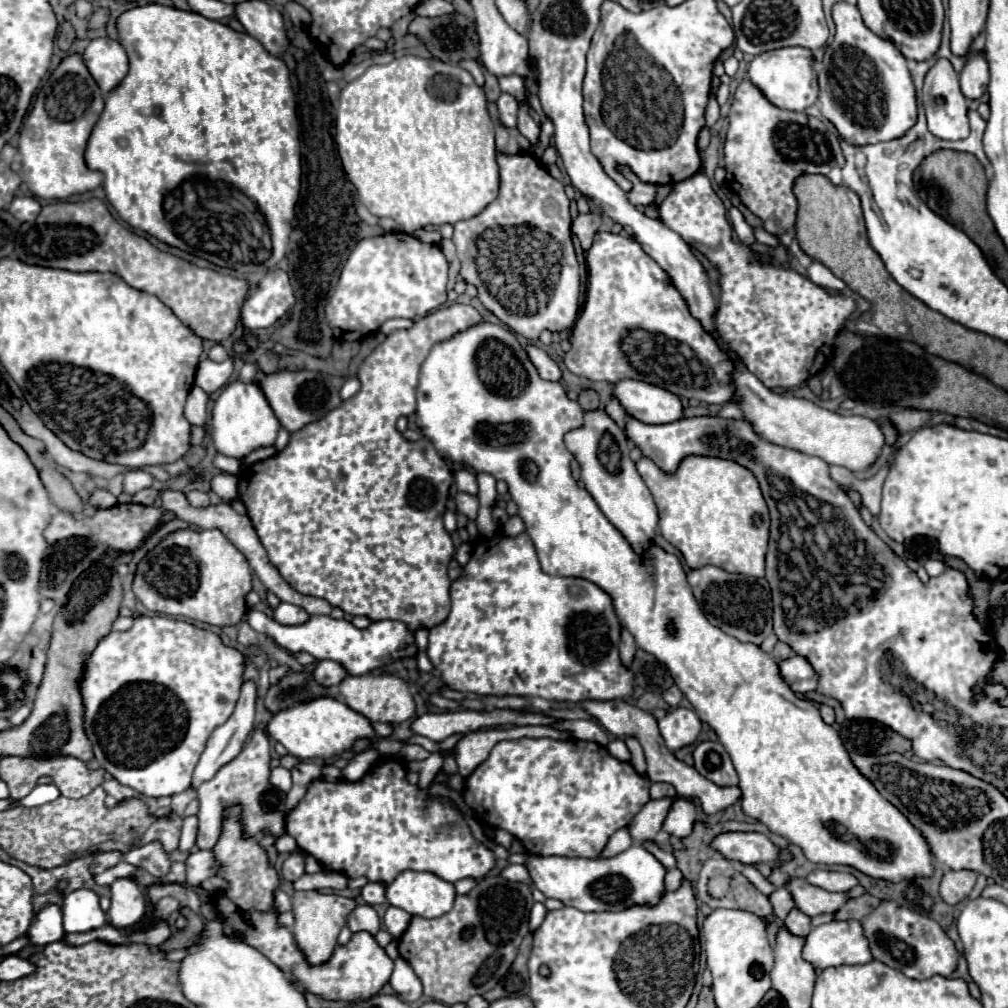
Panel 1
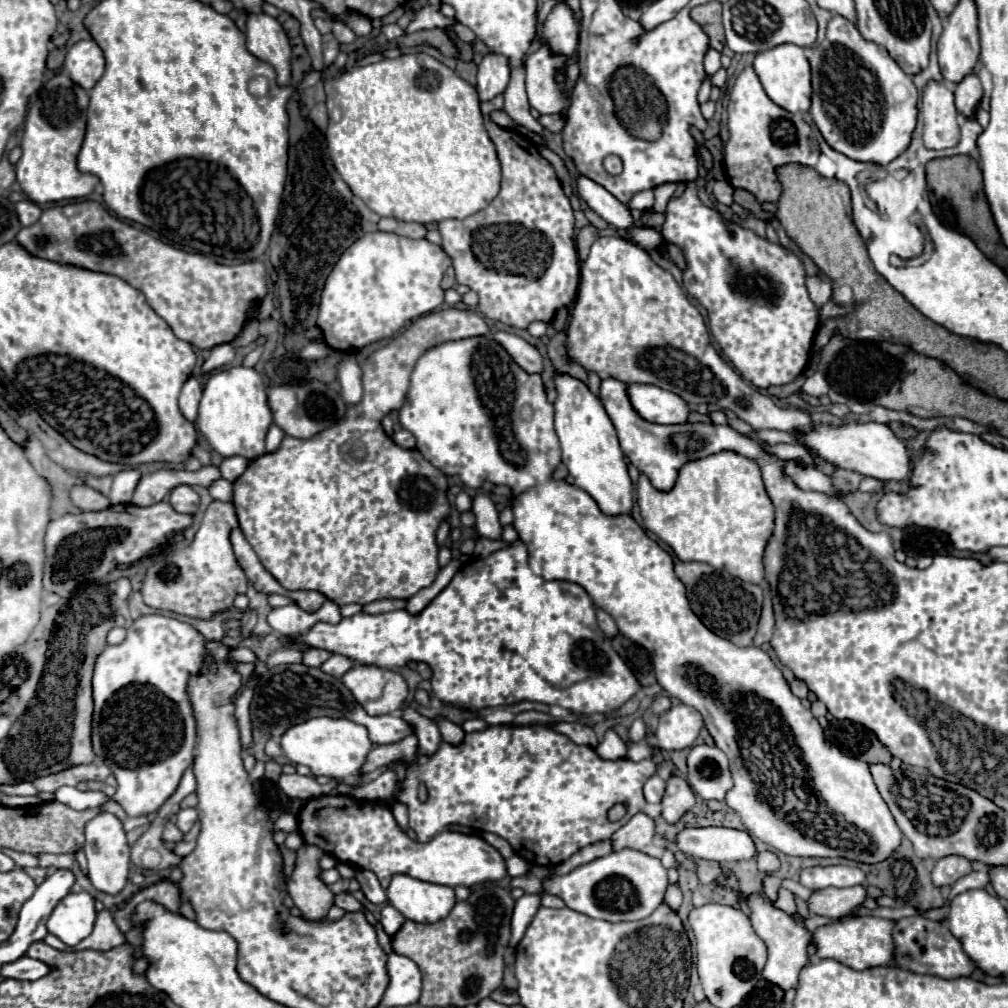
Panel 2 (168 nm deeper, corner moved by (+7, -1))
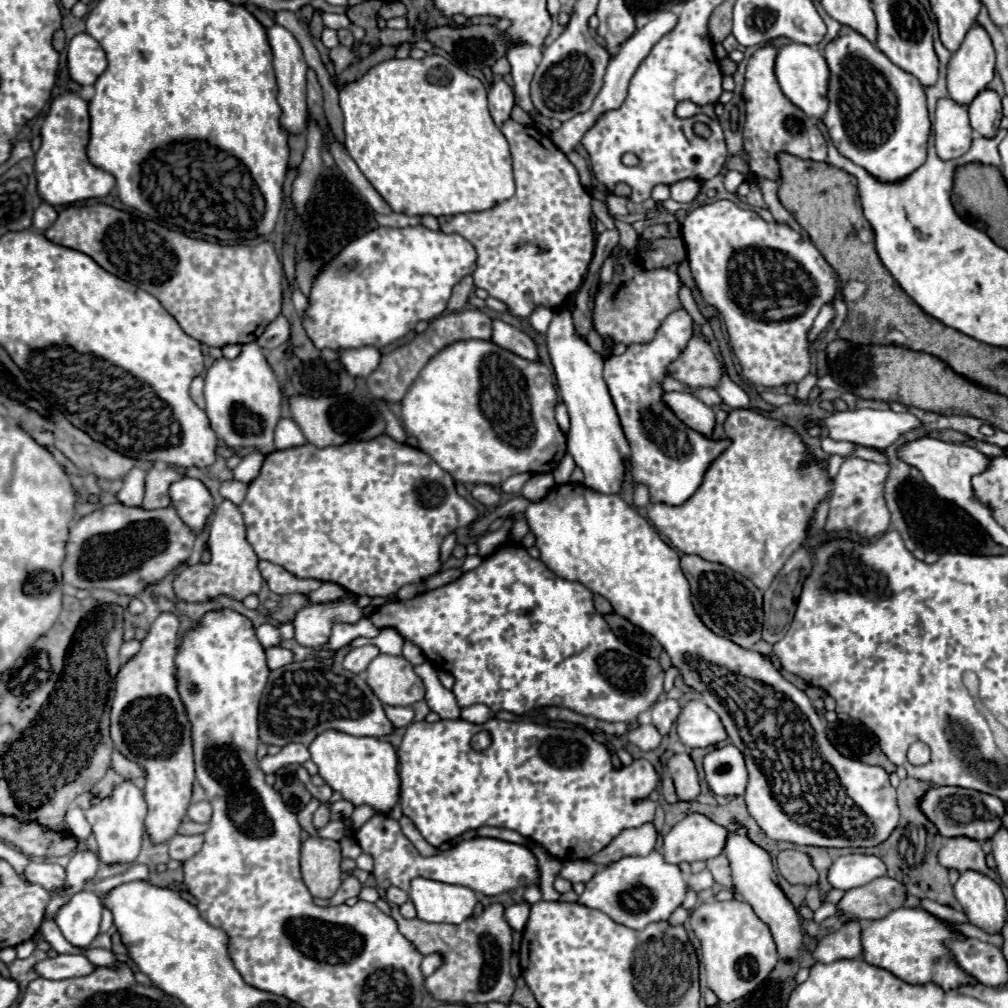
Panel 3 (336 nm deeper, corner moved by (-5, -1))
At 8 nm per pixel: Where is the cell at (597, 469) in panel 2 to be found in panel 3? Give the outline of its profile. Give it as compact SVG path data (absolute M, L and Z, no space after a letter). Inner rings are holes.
M558 309L546 333L550 359L554 365L558 389L562 401L568 407L570 431L568 431L568 453L576 465L584 471L584 485L598 493L618 495L624 483L624 465L630 455L630 445L624 437L616 407L602 379L602 357L596 355L586 341L576 337L572 315L568 309Z

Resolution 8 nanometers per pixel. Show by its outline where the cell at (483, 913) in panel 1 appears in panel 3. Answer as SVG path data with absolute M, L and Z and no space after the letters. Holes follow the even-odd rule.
M492 903L482 915L468 917L460 925L436 925L420 919L404 919L398 913L398 907L392 909L392 919L398 923L398 931L416 947L416 951L422 955L442 955L442 965L424 981L424 991L432 995L432 999L452 1005L476 1005L488 1001L510 1003L516 987L510 973L512 927L504 919L502 903Z

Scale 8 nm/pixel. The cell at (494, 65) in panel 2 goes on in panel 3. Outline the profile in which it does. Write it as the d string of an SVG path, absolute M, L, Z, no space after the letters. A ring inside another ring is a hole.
M504 79L494 81L492 87L488 89L488 105L496 125L504 123L510 117L510 111L514 107L514 93L512 93L512 87Z

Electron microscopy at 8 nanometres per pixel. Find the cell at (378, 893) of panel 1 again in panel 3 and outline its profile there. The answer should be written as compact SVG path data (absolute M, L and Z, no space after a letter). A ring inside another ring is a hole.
M388 887L386 889L386 901L392 905L402 905L404 901L408 901L408 893L398 889L398 887Z

